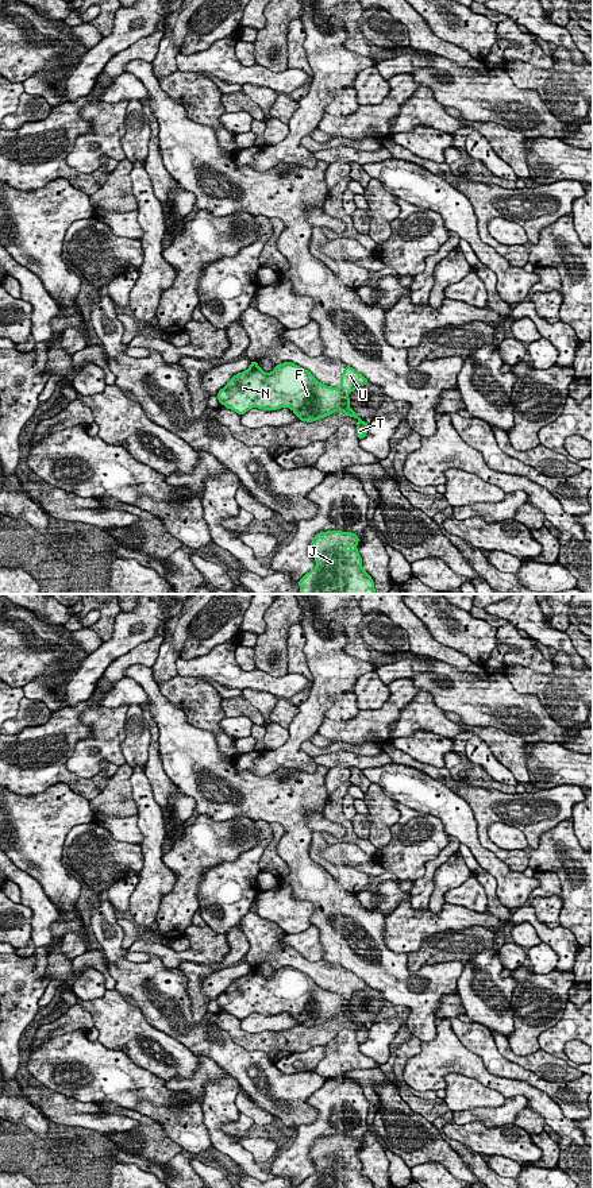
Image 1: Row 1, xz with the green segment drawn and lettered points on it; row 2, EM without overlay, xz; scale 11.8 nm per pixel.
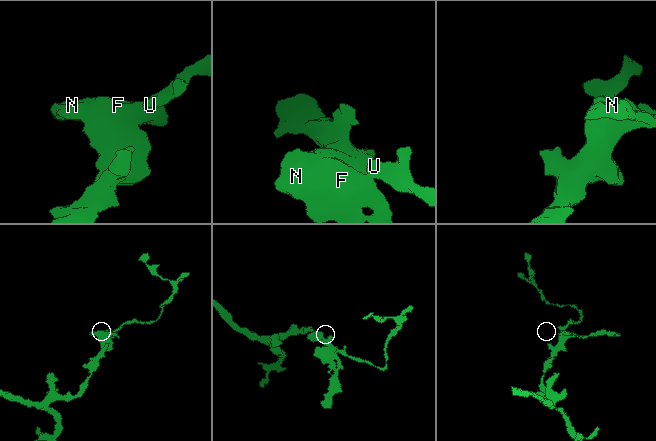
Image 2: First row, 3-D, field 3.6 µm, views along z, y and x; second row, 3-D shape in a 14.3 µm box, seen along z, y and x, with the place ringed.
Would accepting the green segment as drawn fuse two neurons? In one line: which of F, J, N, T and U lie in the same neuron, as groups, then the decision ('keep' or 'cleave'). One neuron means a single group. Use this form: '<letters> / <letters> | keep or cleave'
F J N T U | keep

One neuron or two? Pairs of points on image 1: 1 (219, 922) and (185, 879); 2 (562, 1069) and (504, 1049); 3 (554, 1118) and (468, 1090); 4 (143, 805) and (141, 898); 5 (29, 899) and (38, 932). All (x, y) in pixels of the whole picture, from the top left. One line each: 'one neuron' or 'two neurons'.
1: two neurons
2: one neuron
3: two neurons
4: one neuron
5: one neuron

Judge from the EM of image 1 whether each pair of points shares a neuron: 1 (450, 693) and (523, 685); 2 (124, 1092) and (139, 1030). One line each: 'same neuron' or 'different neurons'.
1: different neurons
2: different neurons

